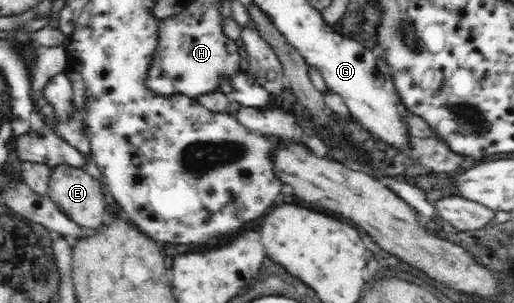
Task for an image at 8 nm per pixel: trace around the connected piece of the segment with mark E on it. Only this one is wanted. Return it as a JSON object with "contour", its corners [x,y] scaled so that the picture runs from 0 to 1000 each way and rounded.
{"contour":[[[128,541],[105,548],[93,647],[152,743],[181,756],[200,746],[198,703],[206,663],[195,594],[175,581],[163,554]]]}

